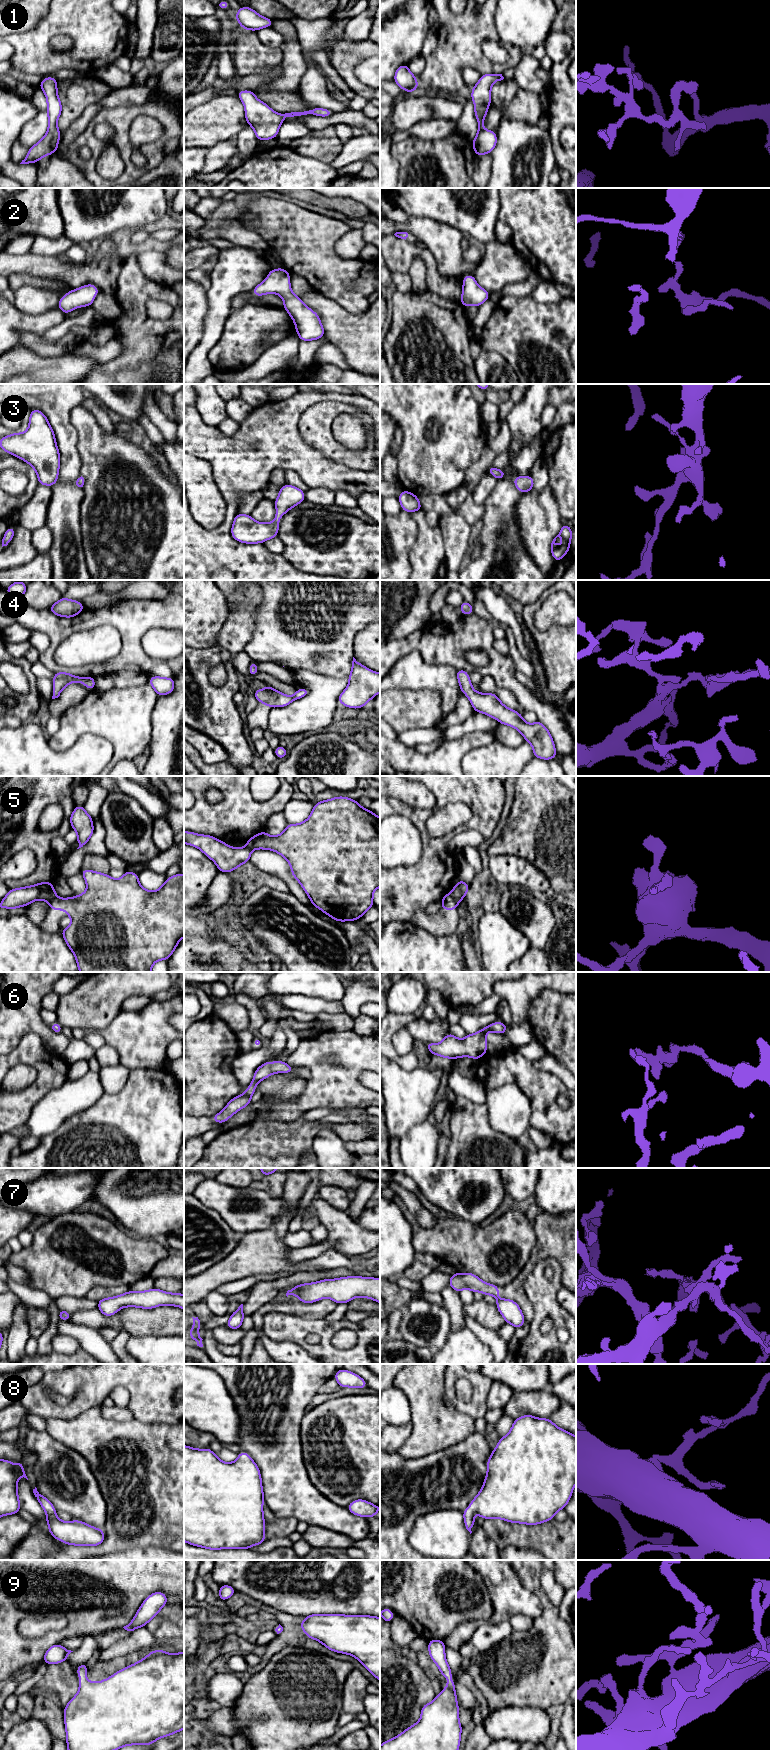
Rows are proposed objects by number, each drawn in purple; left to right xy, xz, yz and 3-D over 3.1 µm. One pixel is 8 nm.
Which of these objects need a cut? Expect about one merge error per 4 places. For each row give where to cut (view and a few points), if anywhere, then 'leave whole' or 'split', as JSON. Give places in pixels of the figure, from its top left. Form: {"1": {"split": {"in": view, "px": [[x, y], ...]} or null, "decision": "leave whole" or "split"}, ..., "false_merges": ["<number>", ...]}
{"1": {"split": null, "decision": "leave whole"}, "2": {"split": null, "decision": "leave whole"}, "3": {"split": null, "decision": "leave whole"}, "4": {"split": null, "decision": "leave whole"}, "5": {"split": {"in": "yz", "px": [[449, 893], [457, 905]]}, "decision": "split"}, "6": {"split": null, "decision": "leave whole"}, "7": {"split": {"in": "xz", "px": [[299, 1285], [296, 1289]]}, "decision": "split"}, "8": {"split": null, "decision": "leave whole"}, "9": {"split": null, "decision": "leave whole"}, "false_merges": ["5", "7"]}

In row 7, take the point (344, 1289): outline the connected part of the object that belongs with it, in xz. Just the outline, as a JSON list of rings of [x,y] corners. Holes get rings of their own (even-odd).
[[[349,1276],[300,1284],[297,1298],[306,1304],[330,1298],[336,1305],[349,1303],[355,1297],[373,1299],[380,1304],[380,1279]]]

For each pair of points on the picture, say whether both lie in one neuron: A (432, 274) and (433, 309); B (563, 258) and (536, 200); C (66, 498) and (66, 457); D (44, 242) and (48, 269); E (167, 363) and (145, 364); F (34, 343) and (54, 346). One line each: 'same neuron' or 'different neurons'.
A: different neurons
B: same neuron
C: same neuron
D: different neurons
E: different neurons
F: same neuron

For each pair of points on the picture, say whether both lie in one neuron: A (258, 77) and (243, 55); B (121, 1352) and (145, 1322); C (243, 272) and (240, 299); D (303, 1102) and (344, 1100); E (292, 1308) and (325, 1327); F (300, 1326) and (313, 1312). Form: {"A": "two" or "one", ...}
{"A": "two", "B": "two", "C": "two", "D": "one", "E": "two", "F": "two"}

